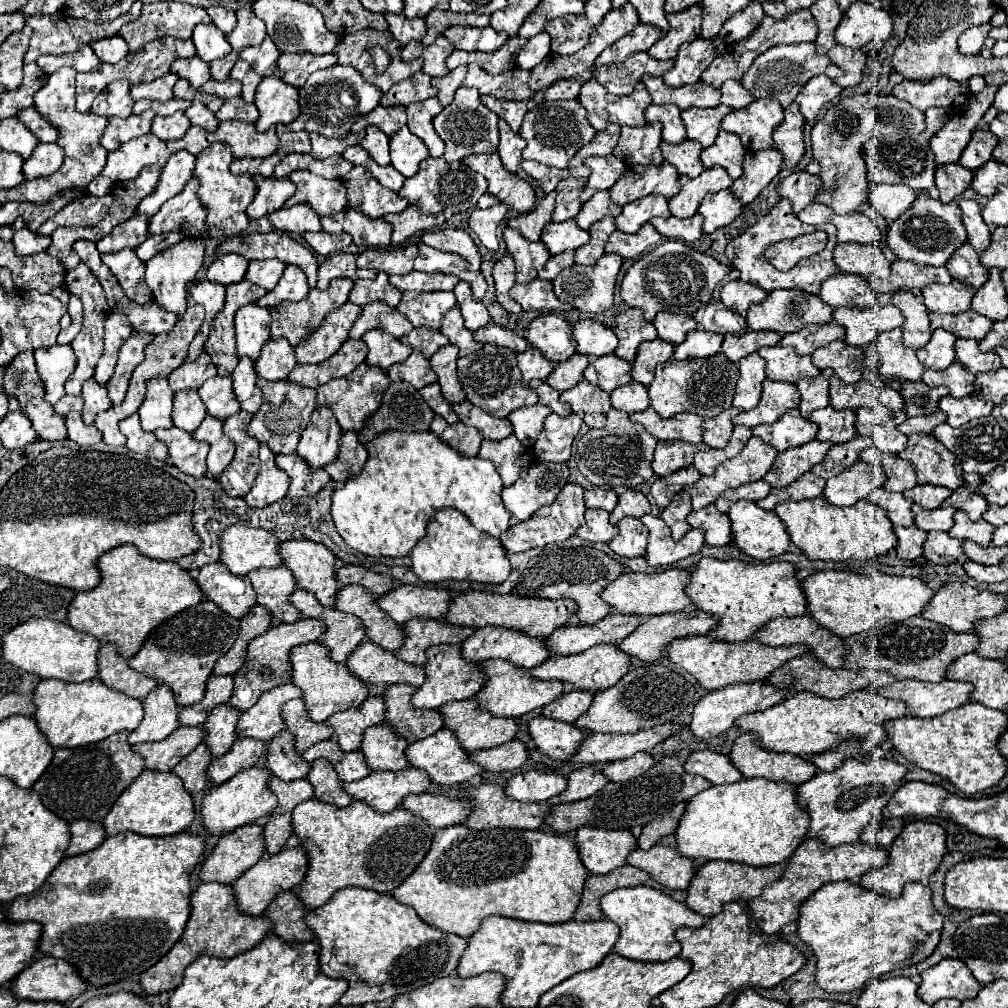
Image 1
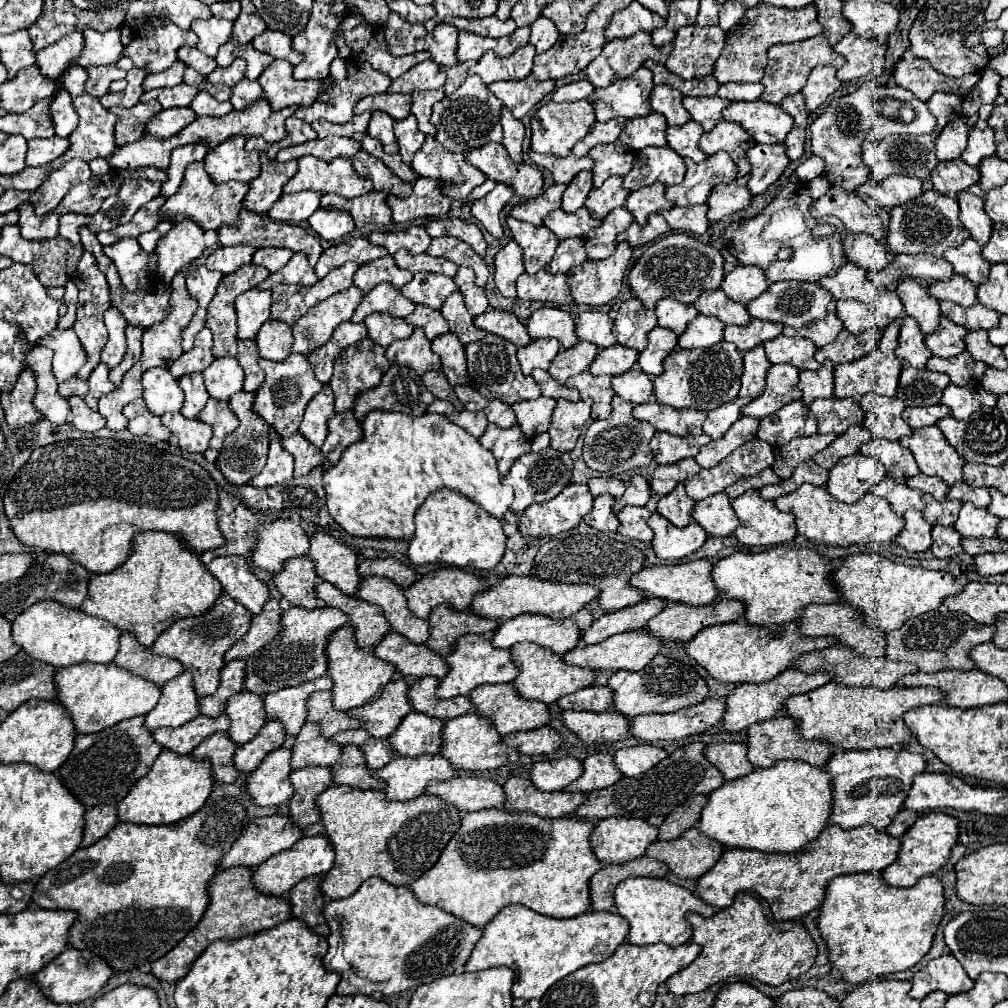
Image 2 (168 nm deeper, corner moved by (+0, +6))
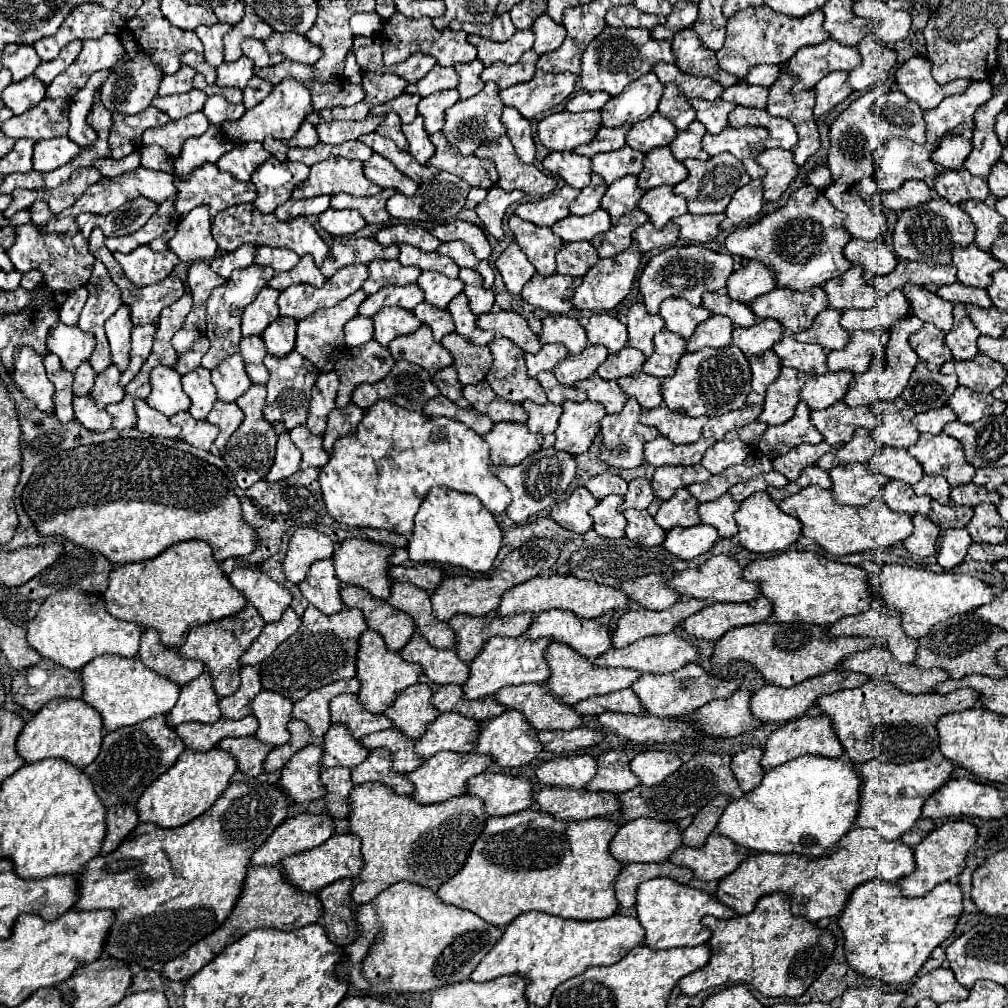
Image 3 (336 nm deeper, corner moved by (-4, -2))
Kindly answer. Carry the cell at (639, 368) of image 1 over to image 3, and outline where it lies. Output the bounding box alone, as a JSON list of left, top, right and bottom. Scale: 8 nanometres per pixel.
[643,330,685,378]

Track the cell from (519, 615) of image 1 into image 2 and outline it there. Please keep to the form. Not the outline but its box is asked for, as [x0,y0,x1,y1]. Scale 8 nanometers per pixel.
[471,576,599,622]

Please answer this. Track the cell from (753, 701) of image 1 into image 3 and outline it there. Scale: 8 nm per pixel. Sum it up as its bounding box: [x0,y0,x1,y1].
[749,670,869,724]

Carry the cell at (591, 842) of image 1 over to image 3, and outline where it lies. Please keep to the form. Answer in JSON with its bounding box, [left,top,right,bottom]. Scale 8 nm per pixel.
[609,818,681,866]

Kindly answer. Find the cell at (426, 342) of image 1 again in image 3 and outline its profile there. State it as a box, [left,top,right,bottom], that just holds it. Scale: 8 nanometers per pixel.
[413,302,455,342]

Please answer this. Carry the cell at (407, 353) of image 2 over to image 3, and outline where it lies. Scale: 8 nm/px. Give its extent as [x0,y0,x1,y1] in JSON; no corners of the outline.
[389,326,453,376]

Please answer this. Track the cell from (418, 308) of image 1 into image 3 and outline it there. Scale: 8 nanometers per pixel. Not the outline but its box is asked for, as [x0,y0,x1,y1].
[417,272,463,310]

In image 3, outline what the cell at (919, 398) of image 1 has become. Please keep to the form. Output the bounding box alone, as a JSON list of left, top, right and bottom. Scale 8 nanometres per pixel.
[901,362,959,412]

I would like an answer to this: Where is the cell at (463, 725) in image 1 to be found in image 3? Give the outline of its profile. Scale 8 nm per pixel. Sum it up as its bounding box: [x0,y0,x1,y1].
[493,684,581,730]

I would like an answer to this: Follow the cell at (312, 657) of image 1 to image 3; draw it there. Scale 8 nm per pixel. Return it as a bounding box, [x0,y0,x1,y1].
[357,630,421,714]

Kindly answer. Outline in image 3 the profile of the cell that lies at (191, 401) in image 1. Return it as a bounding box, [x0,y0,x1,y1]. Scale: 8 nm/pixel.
[181,366,217,420]

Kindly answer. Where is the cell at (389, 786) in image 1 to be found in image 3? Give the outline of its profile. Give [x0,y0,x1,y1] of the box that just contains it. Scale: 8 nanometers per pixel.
[405,752,491,804]

